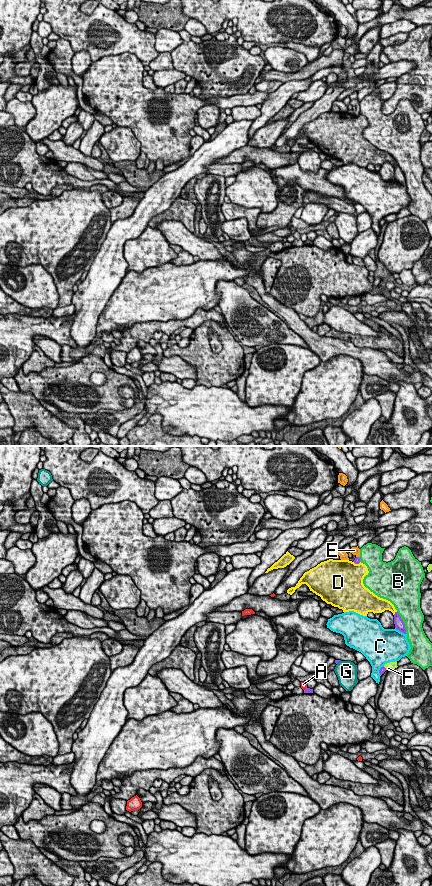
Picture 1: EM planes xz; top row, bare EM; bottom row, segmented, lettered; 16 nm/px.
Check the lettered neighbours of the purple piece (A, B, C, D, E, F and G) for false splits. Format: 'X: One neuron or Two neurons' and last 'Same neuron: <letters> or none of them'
A: Two neurons
B: Two neurons
C: Two neurons
D: Two neurons
E: One neuron
F: Two neurons
G: Two neurons
Same neuron: E

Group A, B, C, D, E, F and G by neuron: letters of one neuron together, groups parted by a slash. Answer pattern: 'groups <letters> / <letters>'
groups A / B / C / D / E / F / G

